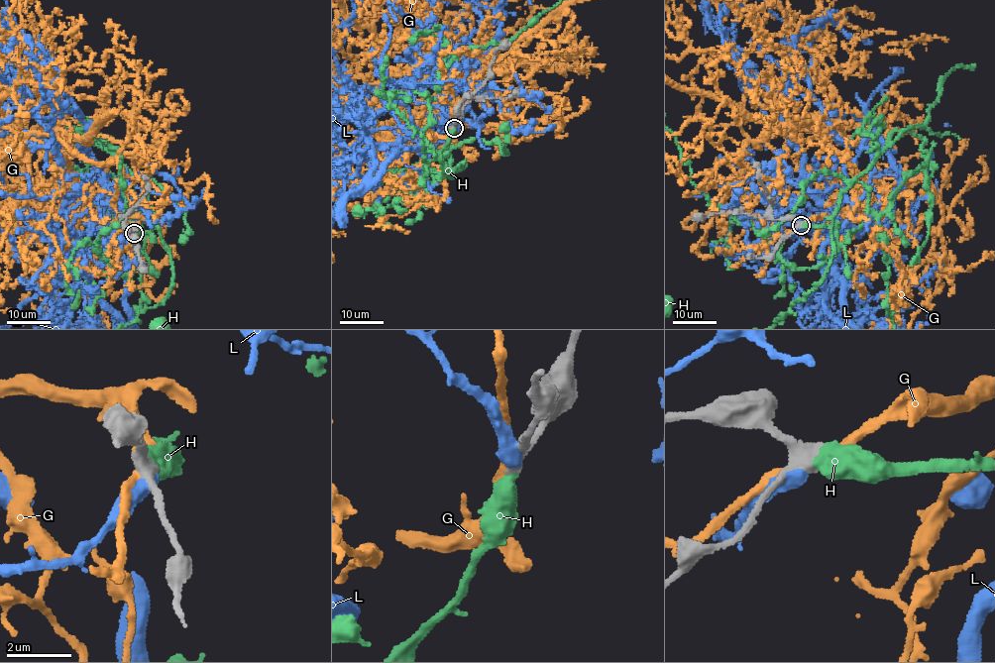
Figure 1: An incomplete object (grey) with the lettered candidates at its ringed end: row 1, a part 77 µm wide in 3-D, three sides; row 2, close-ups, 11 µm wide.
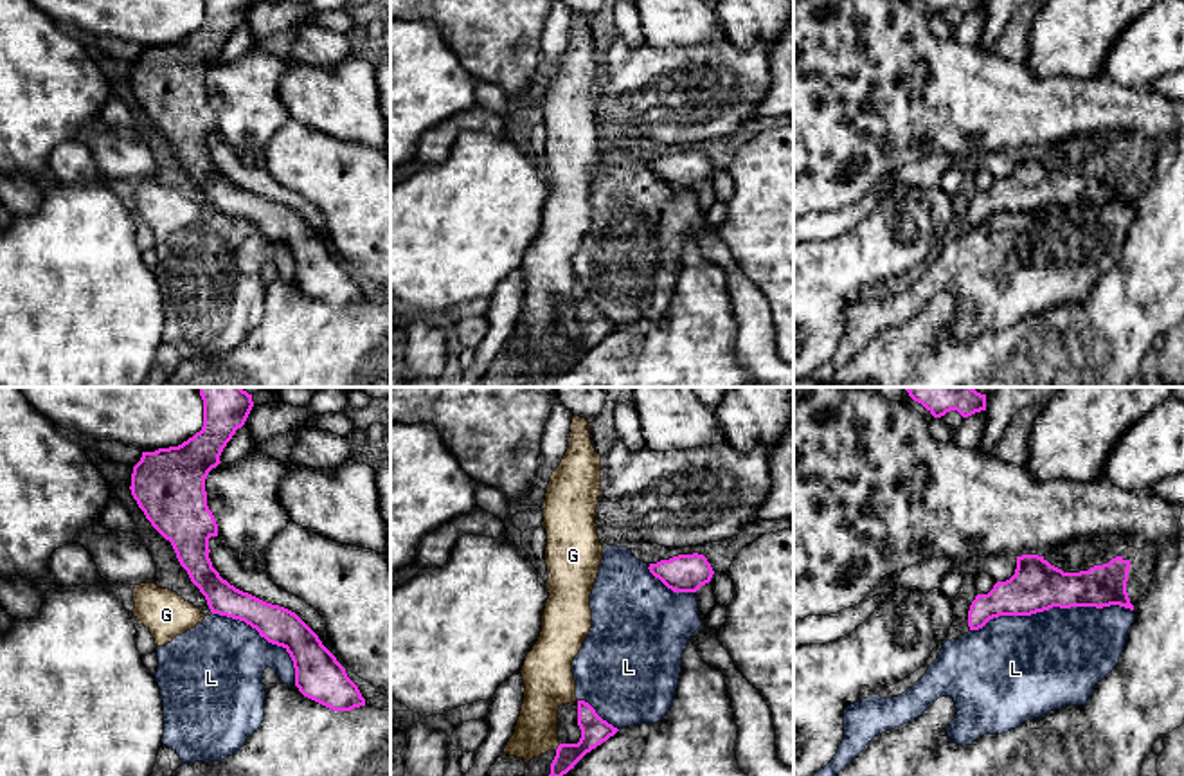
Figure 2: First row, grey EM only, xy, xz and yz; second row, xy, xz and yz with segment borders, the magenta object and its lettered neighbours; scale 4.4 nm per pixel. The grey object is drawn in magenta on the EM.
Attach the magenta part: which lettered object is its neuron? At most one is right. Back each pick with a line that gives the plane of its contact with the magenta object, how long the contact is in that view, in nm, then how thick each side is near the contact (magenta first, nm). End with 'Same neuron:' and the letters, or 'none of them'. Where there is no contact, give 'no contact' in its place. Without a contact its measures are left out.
H: no contact
Same neuron: H

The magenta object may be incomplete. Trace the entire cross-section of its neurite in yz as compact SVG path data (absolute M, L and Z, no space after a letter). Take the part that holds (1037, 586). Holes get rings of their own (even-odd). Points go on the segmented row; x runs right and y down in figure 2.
M1017 556L1015 574L997 582L988 594L977 594L968 610L970 630L999 616L1031 616L1053 607L1110 607L1134 610L1126 592L1130 560L1112 558L1089 571L1063 573L1044 556Z

